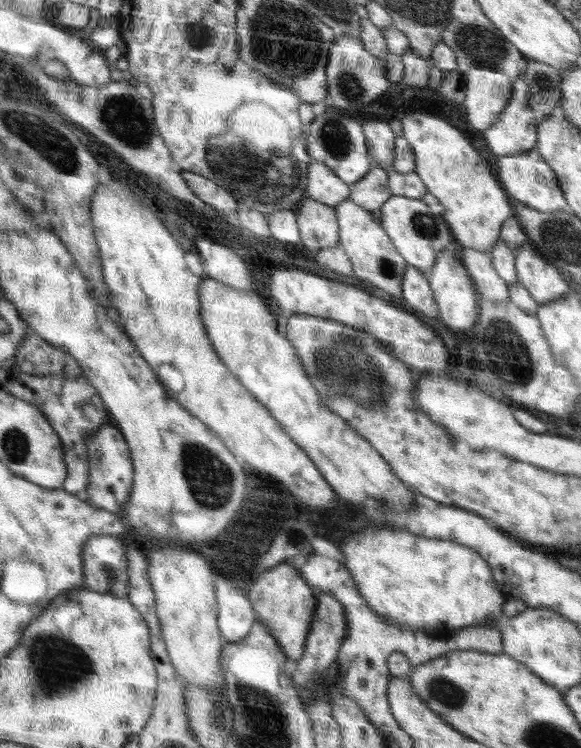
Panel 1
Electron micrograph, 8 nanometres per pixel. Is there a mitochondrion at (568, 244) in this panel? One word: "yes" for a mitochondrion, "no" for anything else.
yes

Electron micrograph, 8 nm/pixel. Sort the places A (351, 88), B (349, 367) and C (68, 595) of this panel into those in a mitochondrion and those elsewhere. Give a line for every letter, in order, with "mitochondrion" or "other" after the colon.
A: mitochondrion
B: mitochondrion
C: other

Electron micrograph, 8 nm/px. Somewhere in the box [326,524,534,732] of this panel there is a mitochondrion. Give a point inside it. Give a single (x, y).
(447, 692)

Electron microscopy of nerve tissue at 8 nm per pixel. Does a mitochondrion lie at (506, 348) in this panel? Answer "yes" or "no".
yes

